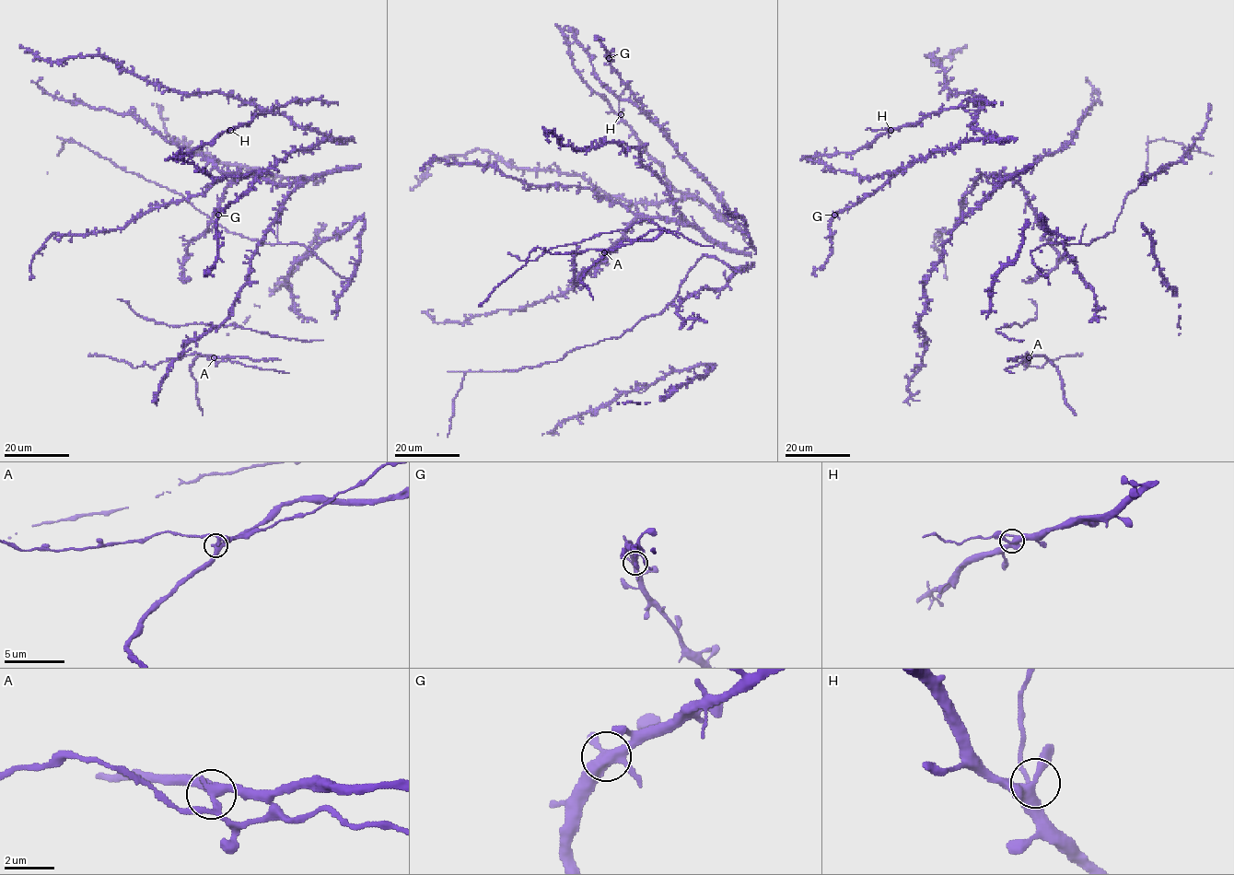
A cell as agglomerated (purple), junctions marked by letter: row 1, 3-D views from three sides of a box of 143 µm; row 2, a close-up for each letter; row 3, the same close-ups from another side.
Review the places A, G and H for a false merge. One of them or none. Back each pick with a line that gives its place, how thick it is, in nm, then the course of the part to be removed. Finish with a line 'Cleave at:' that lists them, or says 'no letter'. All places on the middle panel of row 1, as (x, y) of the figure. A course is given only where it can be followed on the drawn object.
A: (604, 252) | 360 nm | (604, 252), (581, 279), (593, 299)
Cleave at: A

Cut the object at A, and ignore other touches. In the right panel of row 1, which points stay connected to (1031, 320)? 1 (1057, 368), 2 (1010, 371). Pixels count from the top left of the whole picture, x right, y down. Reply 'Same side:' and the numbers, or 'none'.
Same side: 2

